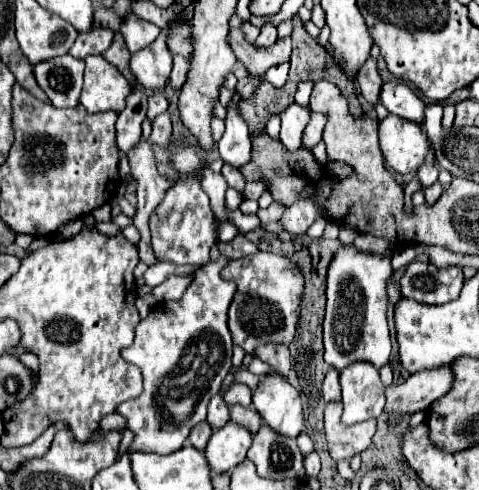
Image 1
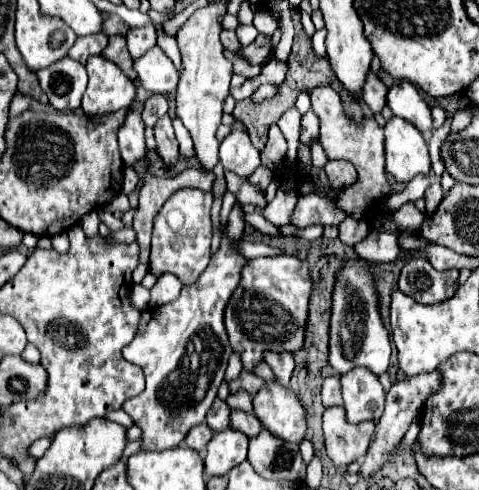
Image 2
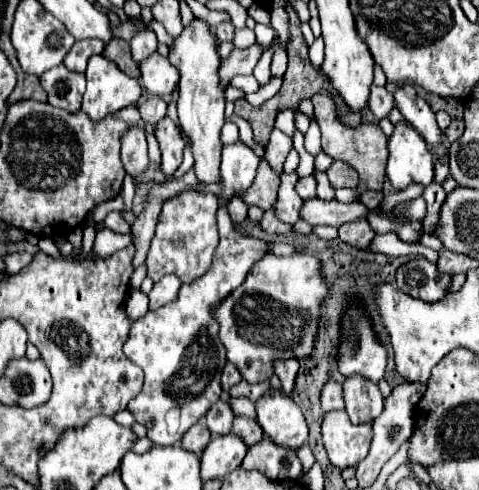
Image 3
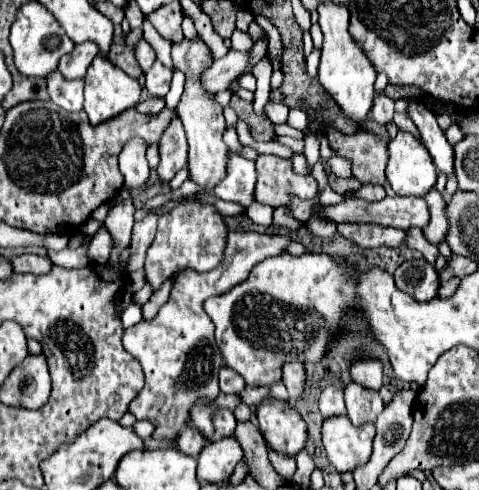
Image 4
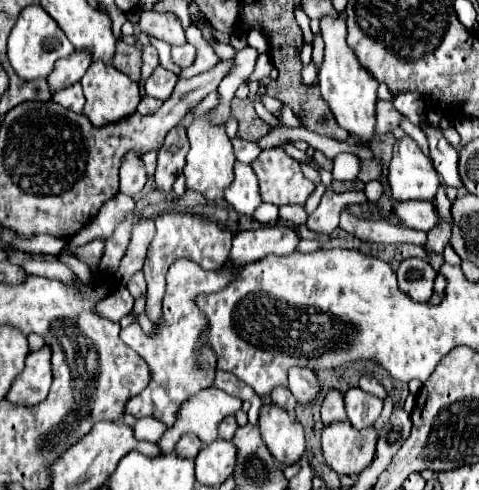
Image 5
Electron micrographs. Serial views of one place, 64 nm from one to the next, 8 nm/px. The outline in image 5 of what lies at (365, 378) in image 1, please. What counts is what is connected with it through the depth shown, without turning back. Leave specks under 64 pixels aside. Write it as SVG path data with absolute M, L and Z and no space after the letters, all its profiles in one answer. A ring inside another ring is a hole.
M348 388L348 392L344 394L344 400L346 400L348 420L358 430L372 426L382 412L382 400L360 388Z

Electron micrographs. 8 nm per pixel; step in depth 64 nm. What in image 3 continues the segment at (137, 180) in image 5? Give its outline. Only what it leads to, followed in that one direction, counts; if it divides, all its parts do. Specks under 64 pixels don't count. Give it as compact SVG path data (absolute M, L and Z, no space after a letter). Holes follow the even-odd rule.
M128 128L124 132L122 142L122 164L128 174L138 178L148 168L148 152L146 152L146 134L142 128Z

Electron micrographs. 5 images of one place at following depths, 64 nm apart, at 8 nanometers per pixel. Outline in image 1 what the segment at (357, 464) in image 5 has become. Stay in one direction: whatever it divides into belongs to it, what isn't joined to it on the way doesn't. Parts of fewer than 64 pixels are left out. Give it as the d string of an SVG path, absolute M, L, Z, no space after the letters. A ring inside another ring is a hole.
M340 402L326 404L324 426L328 450L334 460L350 460L354 454L364 452L372 444L372 436L376 432L376 420L366 420L354 426L346 426L340 422Z

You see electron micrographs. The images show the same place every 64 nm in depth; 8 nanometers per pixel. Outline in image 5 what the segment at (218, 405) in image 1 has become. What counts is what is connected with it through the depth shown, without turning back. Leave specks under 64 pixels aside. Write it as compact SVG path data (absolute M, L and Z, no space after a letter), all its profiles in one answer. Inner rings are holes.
M226 416L226 418L220 422L220 426L218 426L218 436L224 438L224 440L232 440L236 428L238 428L236 418L234 418L234 416Z

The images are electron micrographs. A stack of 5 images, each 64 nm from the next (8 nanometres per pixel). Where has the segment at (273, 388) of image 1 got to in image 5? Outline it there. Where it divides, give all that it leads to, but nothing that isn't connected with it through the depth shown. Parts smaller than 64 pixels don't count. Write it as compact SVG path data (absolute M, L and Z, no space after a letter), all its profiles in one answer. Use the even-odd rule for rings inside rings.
M276 404L260 408L260 434L270 454L280 464L296 464L304 454L304 430L302 424Z

